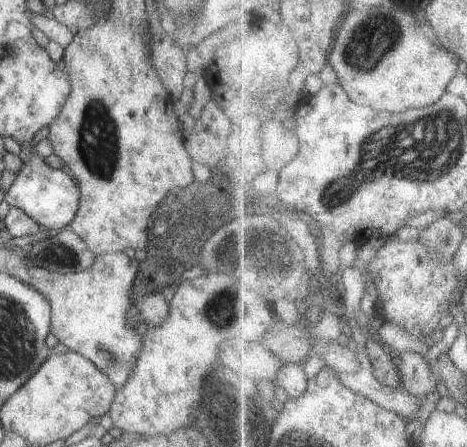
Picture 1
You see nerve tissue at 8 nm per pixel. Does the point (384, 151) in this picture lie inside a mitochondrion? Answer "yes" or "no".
yes

